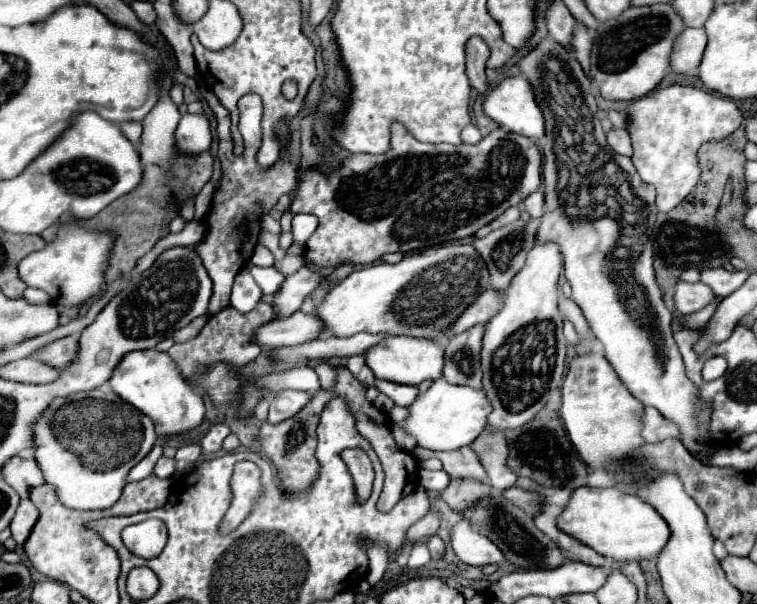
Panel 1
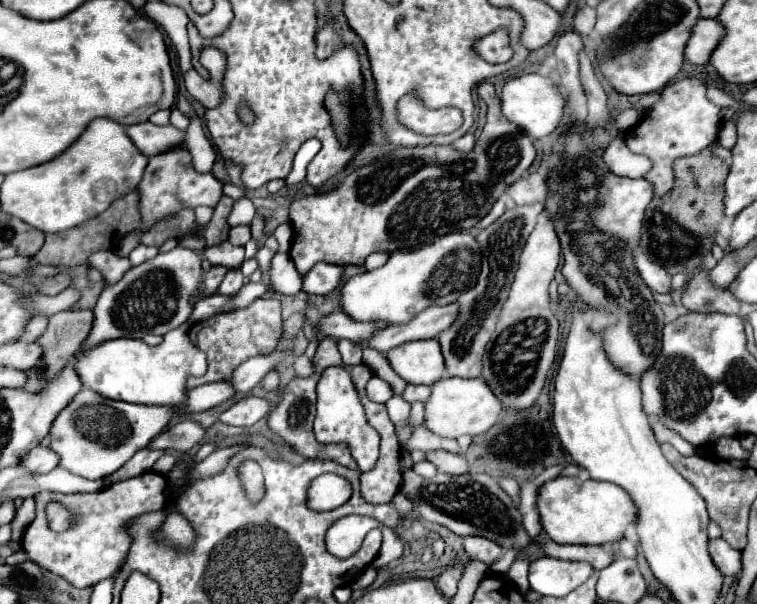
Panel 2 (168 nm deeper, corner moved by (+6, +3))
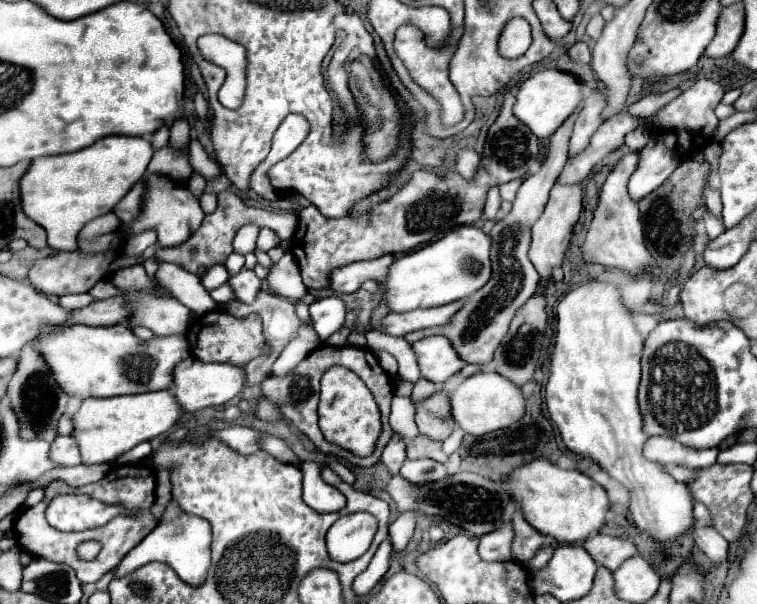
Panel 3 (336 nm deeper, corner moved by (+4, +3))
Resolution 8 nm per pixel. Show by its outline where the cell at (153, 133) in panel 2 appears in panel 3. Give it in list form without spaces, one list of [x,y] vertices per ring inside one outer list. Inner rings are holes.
[[[163,146],[159,152],[155,152],[153,160],[147,166],[147,172],[165,176],[173,182],[187,182],[189,176],[193,174],[193,168],[189,164],[187,150],[177,152],[177,150],[171,150],[169,146]]]

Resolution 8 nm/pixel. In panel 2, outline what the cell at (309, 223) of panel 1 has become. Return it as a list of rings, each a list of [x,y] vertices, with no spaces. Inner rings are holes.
[[[283,222],[283,224],[279,224],[279,226],[275,228],[273,236],[275,236],[277,242],[279,242],[279,252],[289,254],[291,240],[293,240],[293,226],[291,226],[291,222]]]

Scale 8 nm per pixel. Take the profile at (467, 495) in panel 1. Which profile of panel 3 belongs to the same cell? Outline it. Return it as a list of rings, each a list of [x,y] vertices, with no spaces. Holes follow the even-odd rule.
[[[417,434],[407,442],[407,458],[431,458],[437,462],[447,462],[445,452],[441,450],[441,442],[433,442],[431,438],[425,438],[423,434]]]

